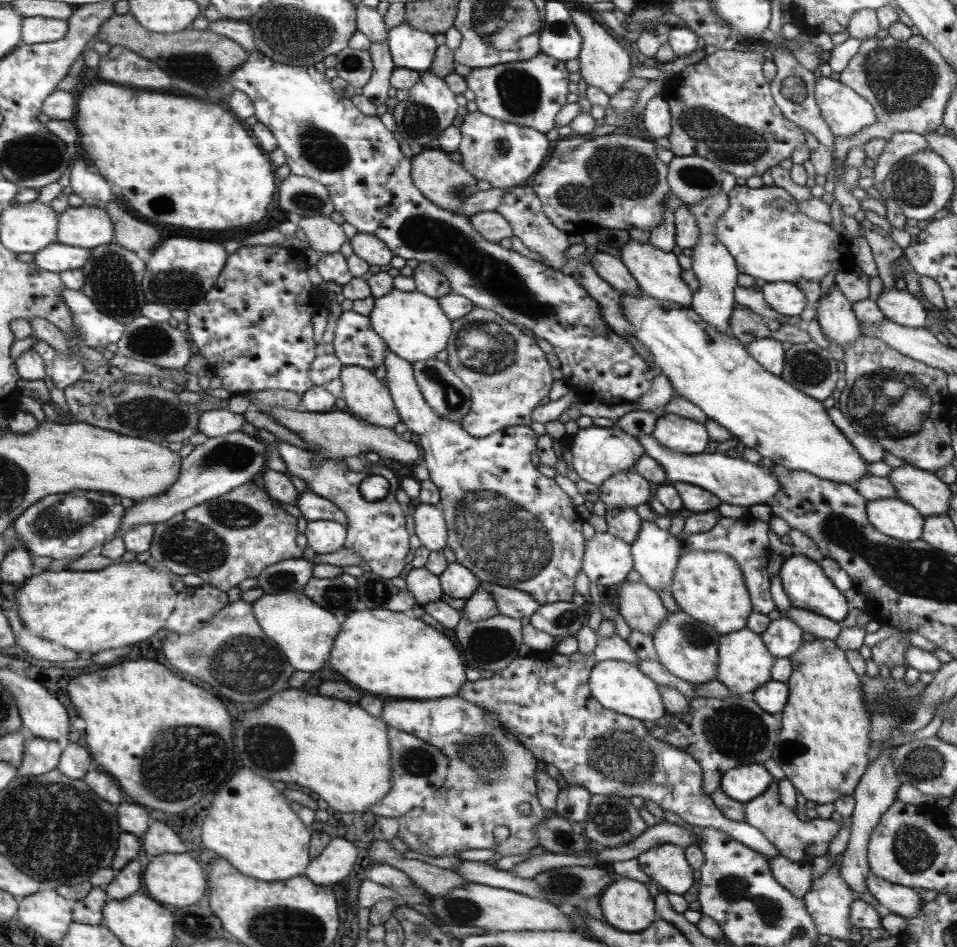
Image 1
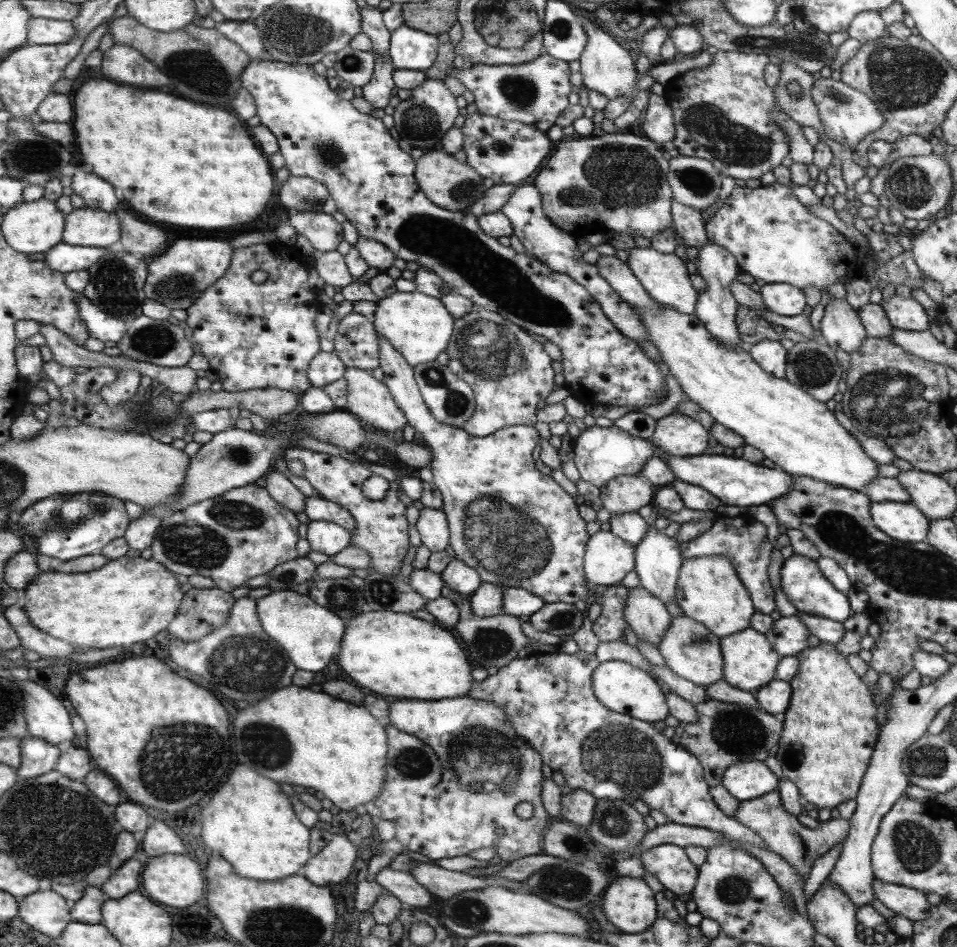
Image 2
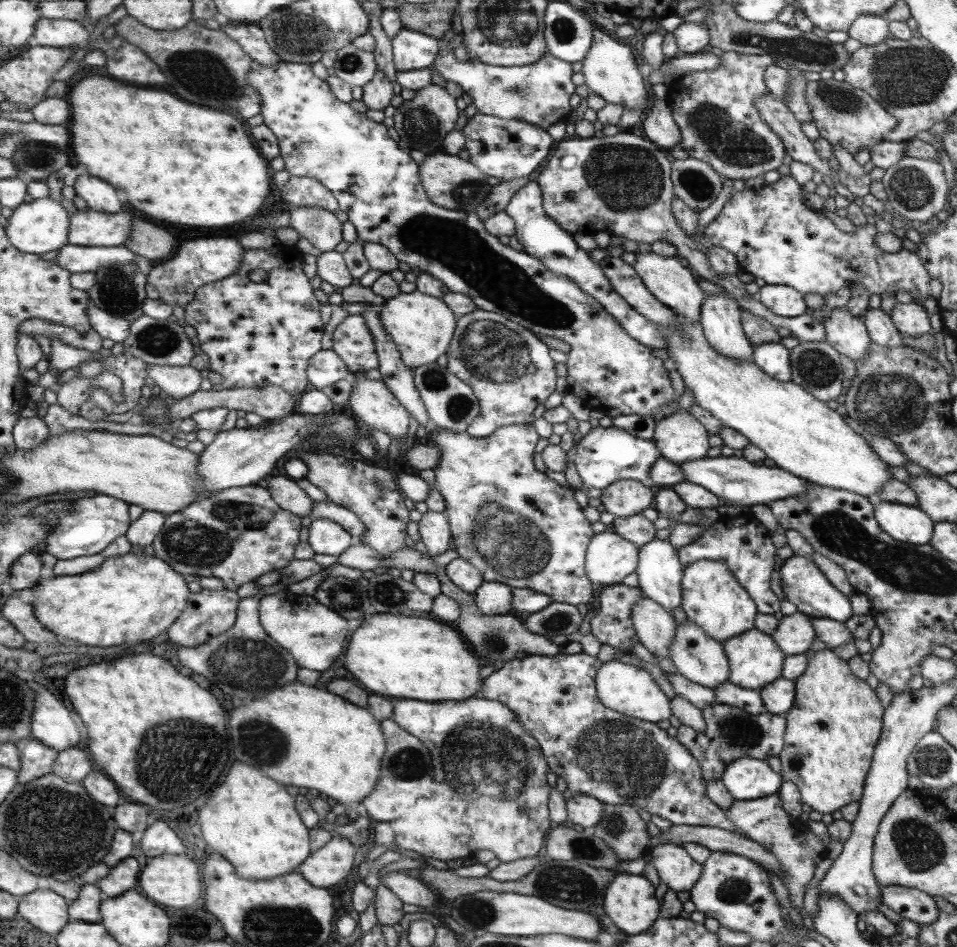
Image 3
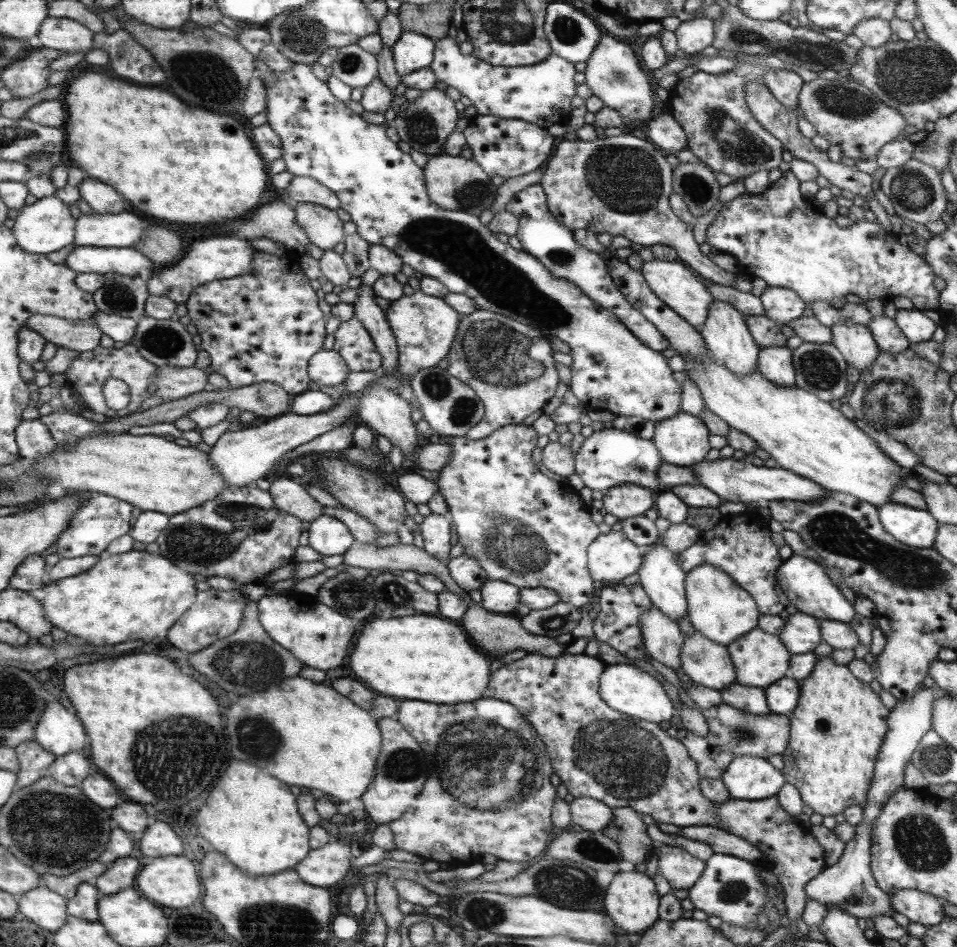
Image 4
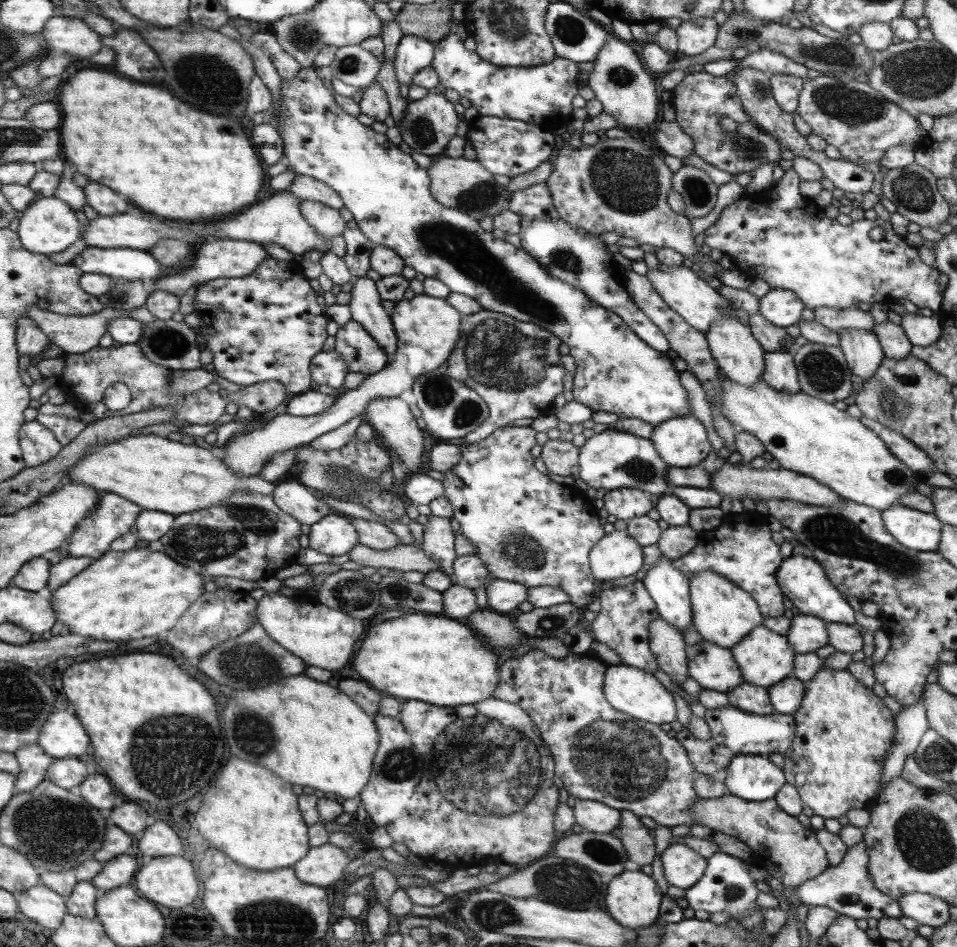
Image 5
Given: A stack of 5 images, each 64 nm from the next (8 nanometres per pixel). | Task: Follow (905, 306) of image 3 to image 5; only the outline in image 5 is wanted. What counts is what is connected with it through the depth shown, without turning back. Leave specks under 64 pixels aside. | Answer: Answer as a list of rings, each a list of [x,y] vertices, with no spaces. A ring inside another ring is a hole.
[[[919,312],[905,313],[900,316],[900,328],[912,346],[925,347],[940,339],[941,324],[938,314],[930,317]]]

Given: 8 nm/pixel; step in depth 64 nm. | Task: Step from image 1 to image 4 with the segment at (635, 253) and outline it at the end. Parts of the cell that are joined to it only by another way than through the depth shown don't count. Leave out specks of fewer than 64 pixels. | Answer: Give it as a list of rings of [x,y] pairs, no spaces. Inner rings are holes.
[[[653,257],[653,260],[643,262],[638,272],[645,282],[648,282],[648,287],[670,309],[673,309],[673,312],[676,312],[693,327],[703,326],[707,320],[708,308],[715,300],[705,290],[705,285],[695,278],[694,272],[686,264],[680,261],[657,260]]]

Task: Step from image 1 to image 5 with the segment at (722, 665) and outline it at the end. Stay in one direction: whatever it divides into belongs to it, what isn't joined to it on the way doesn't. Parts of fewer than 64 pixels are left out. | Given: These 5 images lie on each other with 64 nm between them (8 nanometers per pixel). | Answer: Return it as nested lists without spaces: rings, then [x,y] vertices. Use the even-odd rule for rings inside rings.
[[[763,625],[752,628],[747,636],[730,648],[730,651],[739,665],[743,683],[767,689],[791,676],[795,656],[791,643],[787,637],[773,632]]]

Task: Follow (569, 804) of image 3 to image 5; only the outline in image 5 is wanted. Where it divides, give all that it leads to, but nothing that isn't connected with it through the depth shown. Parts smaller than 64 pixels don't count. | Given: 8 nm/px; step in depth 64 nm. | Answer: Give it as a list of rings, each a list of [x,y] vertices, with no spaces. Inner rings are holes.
[[[576,800],[574,805],[574,820],[583,831],[601,834],[613,831],[619,826],[620,812],[601,801]]]

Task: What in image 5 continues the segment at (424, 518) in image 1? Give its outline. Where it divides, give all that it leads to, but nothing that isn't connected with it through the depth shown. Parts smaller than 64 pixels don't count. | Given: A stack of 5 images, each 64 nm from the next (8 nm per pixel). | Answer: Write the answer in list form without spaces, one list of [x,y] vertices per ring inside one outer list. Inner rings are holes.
[[[430,515],[422,530],[422,551],[435,561],[441,572],[447,576],[452,574],[452,564],[457,558],[454,551],[454,535],[451,533],[449,522],[452,517],[436,517]]]

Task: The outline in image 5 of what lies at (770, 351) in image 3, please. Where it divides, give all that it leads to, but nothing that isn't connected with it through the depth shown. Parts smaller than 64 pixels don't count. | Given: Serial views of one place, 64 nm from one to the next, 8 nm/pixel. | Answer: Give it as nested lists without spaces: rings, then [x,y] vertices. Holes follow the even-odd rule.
[[[789,350],[765,353],[764,370],[760,376],[772,389],[783,393],[794,393],[800,390],[797,380],[796,363]]]

